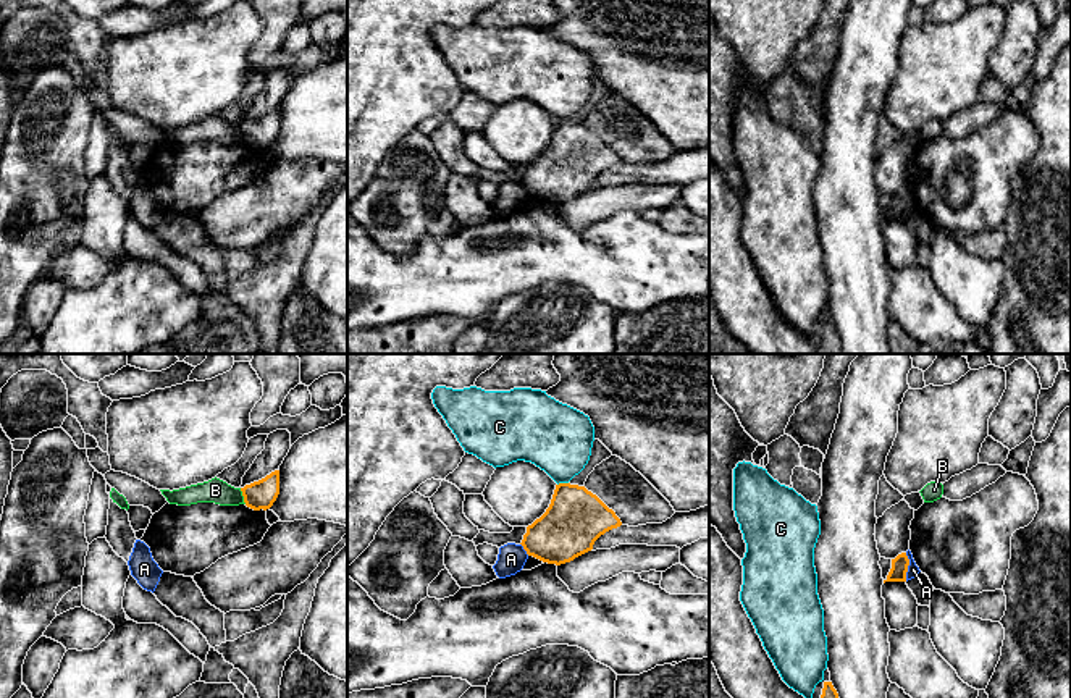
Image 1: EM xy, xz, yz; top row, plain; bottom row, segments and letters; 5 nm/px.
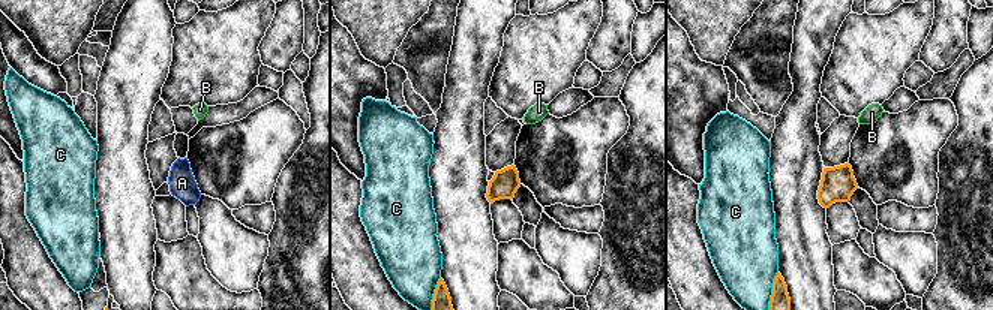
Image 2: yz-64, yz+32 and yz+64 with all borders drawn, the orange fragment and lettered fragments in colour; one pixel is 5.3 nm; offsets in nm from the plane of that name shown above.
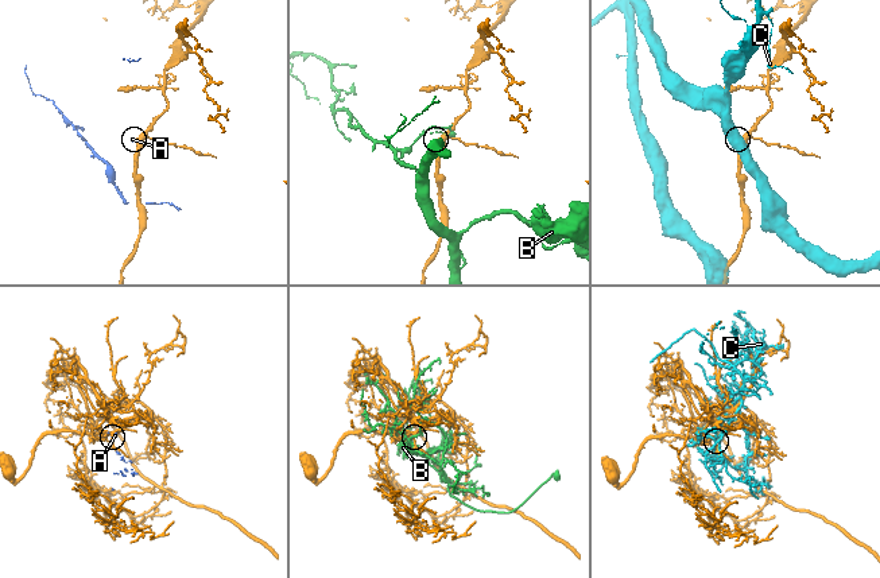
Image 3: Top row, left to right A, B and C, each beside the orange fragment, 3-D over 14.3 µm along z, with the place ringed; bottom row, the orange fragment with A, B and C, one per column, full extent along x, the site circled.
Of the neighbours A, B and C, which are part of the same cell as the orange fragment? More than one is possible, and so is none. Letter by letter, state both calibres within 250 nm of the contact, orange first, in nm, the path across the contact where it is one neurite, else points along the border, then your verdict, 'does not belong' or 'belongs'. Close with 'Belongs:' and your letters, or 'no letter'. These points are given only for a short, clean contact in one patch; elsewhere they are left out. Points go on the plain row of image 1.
A: 80/60 nm | along yz (905, 191), (908, 197), (907, 218) | does not belong
B: 140/120 nm | does not belong
C: 300/340 nm | does not belong
Belongs: no letter

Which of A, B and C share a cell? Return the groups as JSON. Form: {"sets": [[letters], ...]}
{"sets": [["A"], ["B"], ["C"]]}

